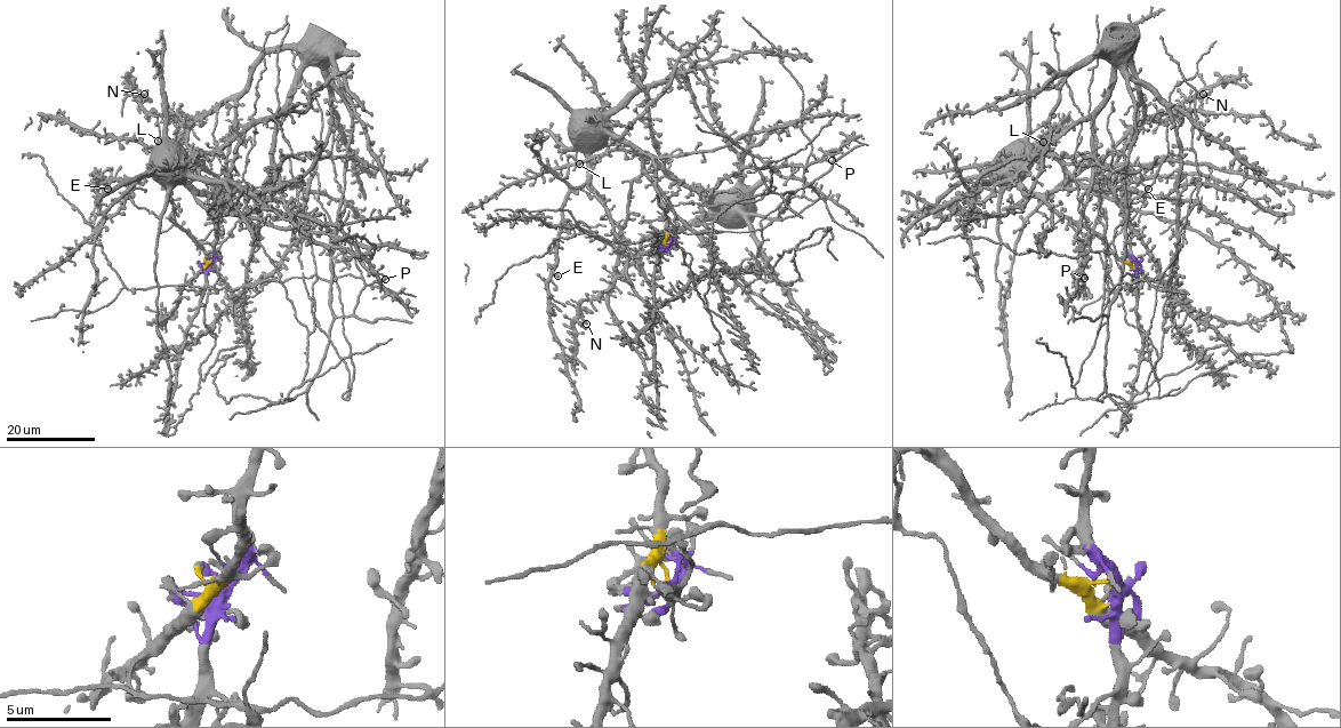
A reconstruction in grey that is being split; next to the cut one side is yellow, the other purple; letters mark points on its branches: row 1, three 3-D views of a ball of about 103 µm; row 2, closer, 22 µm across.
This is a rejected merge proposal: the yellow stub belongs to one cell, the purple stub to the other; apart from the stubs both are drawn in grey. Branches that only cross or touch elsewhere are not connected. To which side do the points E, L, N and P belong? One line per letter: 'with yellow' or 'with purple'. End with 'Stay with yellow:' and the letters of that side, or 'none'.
E: with yellow
L: with purple
N: with purple
P: with purple
Stay with yellow: E

